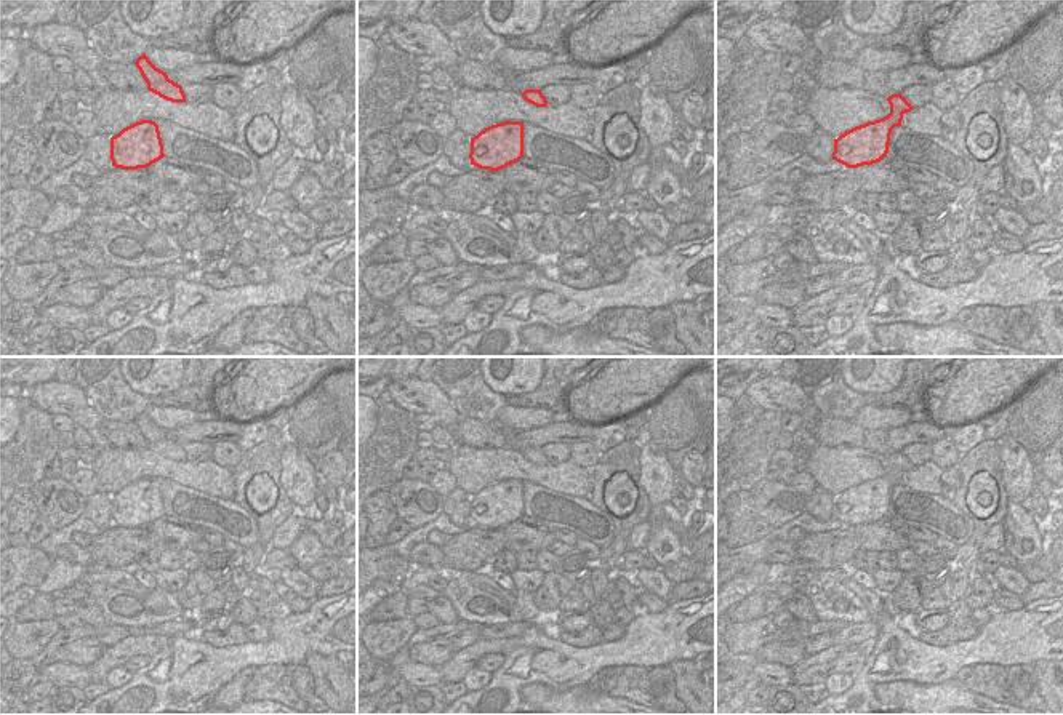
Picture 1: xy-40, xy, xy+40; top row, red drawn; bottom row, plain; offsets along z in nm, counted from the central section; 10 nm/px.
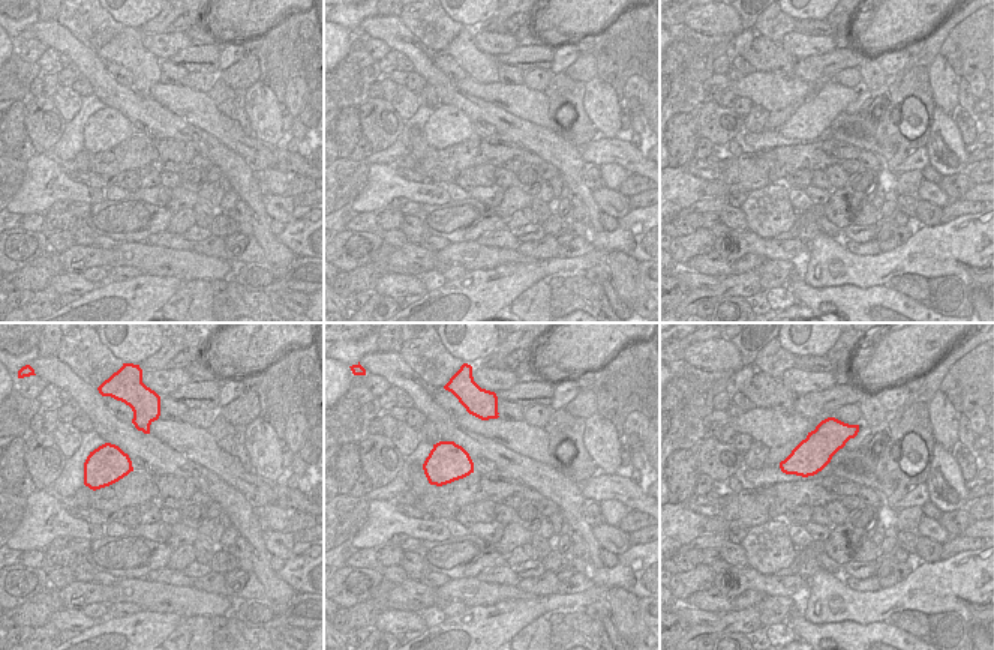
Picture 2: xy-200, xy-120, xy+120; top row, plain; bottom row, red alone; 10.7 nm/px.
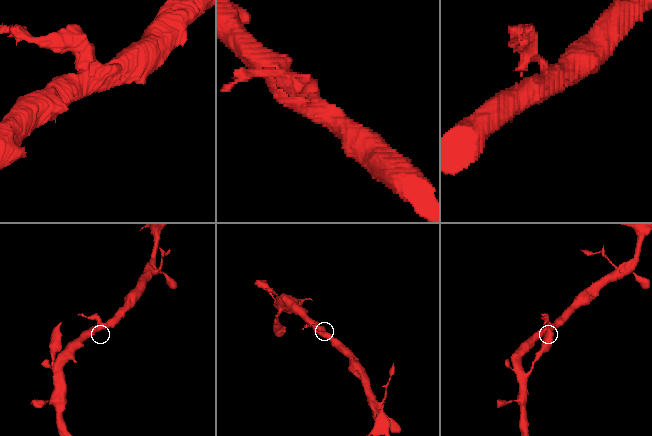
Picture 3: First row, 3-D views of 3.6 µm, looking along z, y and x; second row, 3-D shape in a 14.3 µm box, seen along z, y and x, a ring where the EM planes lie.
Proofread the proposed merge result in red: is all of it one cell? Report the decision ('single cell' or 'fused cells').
single cell

